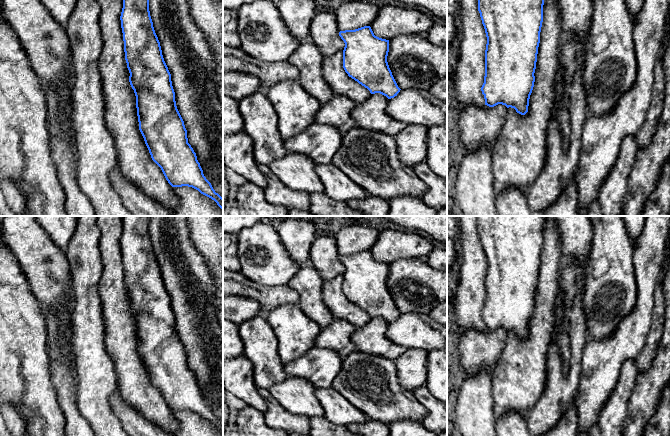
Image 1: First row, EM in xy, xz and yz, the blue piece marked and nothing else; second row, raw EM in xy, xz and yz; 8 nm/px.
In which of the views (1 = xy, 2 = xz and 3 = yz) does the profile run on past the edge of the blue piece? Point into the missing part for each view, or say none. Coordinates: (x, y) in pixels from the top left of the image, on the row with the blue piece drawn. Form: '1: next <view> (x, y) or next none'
1: next none
2: next none
3: next none

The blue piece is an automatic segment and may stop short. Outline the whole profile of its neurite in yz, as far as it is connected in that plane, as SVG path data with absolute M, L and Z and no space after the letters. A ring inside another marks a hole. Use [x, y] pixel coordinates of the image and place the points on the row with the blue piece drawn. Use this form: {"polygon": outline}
{"polygon": "M478 0L478 11L485 29L485 76L481 87L485 105L511 107L517 113L528 112L535 82L544 0Z"}

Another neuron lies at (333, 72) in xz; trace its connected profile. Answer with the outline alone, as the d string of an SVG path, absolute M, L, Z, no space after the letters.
M343 51L324 58L322 75L335 95L353 100L356 104L367 100L370 91L348 76L343 68Z

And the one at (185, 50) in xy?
M149 0L149 11L160 42L164 61L171 74L177 109L187 130L188 143L196 153L203 171L215 173L223 181L223 105L214 82L216 62L204 34L190 15L188 0Z

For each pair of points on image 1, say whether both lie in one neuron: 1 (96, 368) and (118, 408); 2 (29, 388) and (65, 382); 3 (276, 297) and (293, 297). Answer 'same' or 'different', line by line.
1: different
2: different
3: same

